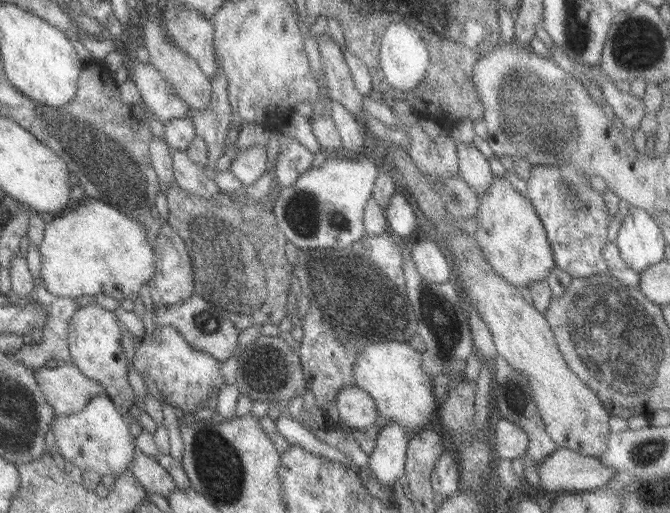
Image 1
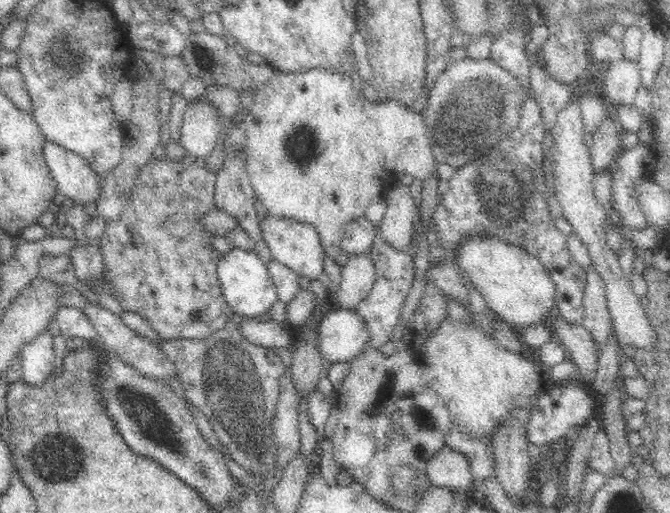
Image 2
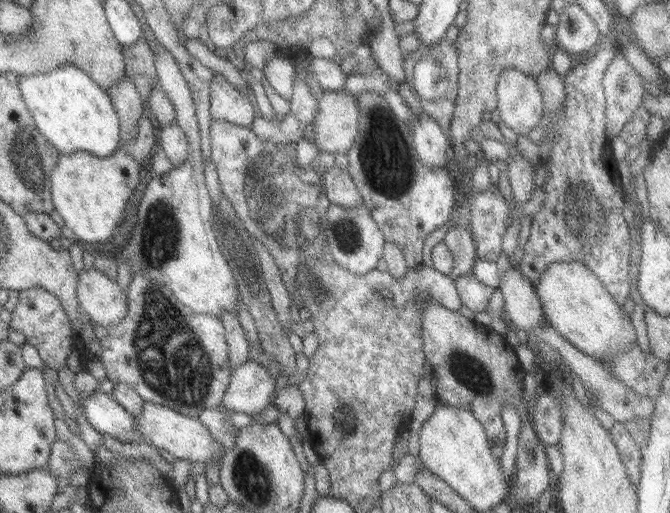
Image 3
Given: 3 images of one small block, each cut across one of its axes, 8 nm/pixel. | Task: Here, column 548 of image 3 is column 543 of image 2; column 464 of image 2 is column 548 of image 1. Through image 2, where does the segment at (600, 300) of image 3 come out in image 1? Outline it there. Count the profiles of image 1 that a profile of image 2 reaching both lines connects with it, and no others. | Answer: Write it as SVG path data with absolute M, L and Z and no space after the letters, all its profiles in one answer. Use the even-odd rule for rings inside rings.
M493 176L491 186L483 194L483 198L479 198L479 208L473 218L477 218L477 232L471 238L477 242L481 256L489 262L489 266L499 278L503 278L515 288L523 288L549 278L555 262L543 222L535 214L529 198L521 196L505 180L505 176L503 180Z

